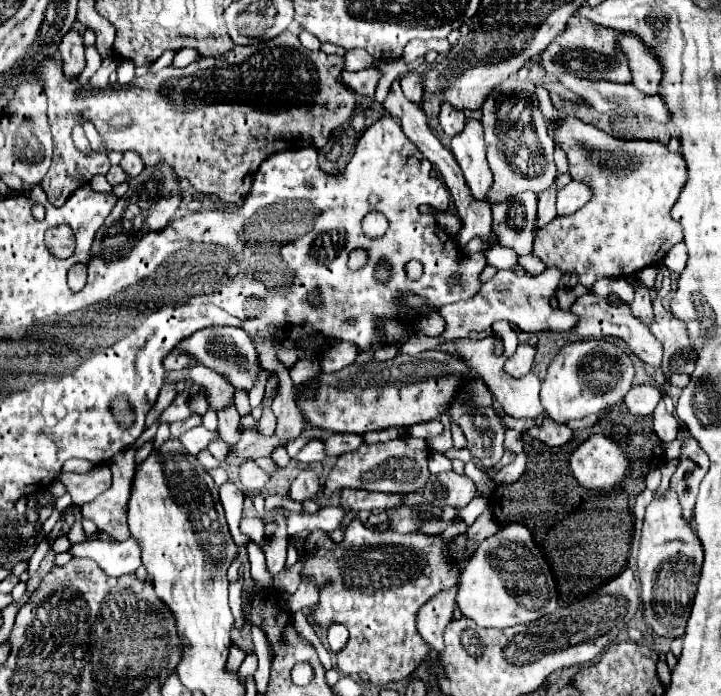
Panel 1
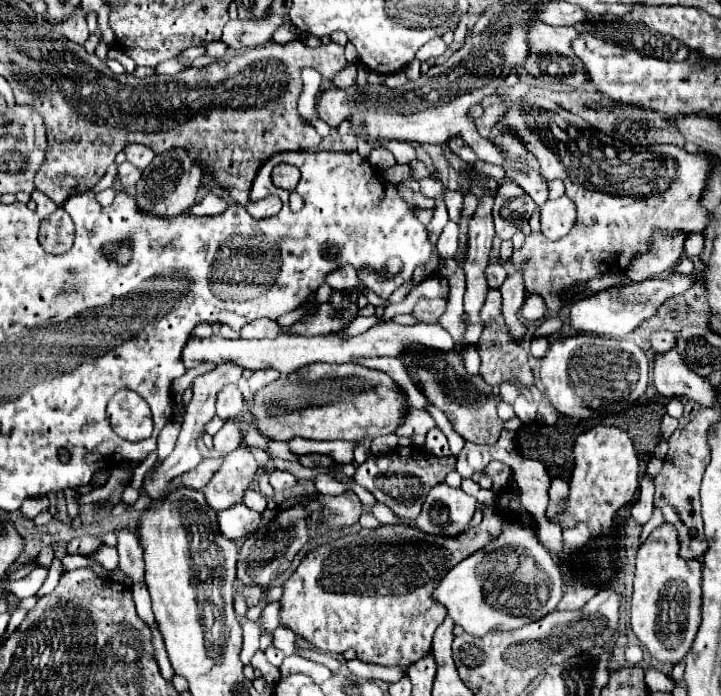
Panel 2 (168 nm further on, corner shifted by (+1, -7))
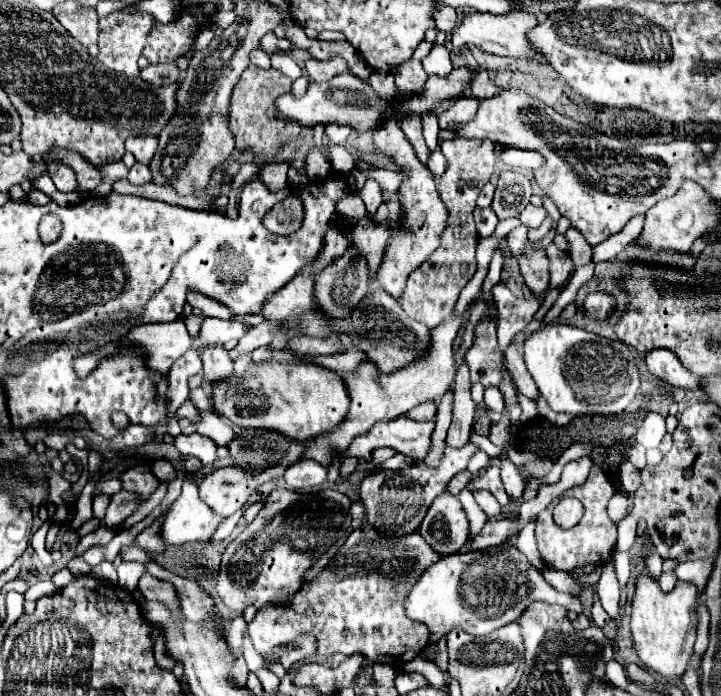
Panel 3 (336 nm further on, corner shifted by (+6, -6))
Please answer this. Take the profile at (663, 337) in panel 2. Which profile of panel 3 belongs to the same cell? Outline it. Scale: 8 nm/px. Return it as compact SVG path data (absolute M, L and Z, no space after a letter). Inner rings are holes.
M651 350L649 354L645 354L645 362L653 376L669 382L675 388L701 390L699 380L689 370L685 370L681 362L677 362L671 350Z

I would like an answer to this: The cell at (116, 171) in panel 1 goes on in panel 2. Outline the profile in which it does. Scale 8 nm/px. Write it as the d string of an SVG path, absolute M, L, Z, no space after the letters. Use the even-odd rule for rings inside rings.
M124 161L122 165L118 165L118 181L122 183L124 189L134 189L136 181L140 179L140 175L142 173L132 163L128 163L128 161Z

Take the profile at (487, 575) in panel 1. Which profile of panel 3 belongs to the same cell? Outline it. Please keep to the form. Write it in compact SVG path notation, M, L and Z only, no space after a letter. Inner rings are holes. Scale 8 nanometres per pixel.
M459 552L449 558L441 558L431 564L411 586L405 598L405 616L415 622L421 622L429 628L429 644L423 650L421 658L427 656L429 648L447 636L453 628L463 628L471 636L487 636L489 632L515 622L517 614L529 606L529 602L543 600L549 604L559 604L569 608L569 612L583 614L583 602L555 590L545 578L519 556L519 566L509 566L509 558L501 552Z

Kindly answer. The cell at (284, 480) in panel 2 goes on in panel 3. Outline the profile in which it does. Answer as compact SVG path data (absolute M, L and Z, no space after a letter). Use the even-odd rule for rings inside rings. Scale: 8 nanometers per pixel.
M301 460L285 470L285 482L287 488L291 490L303 490L303 488L313 488L323 484L327 478L327 470L321 470L317 462L311 460Z

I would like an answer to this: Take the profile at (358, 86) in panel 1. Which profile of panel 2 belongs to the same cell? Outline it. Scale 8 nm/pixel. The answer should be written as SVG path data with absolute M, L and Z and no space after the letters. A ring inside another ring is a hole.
M348 63L346 69L340 71L340 73L332 79L332 83L334 83L336 87L342 87L342 89L346 89L346 87L354 87L354 85L356 85L356 65Z

